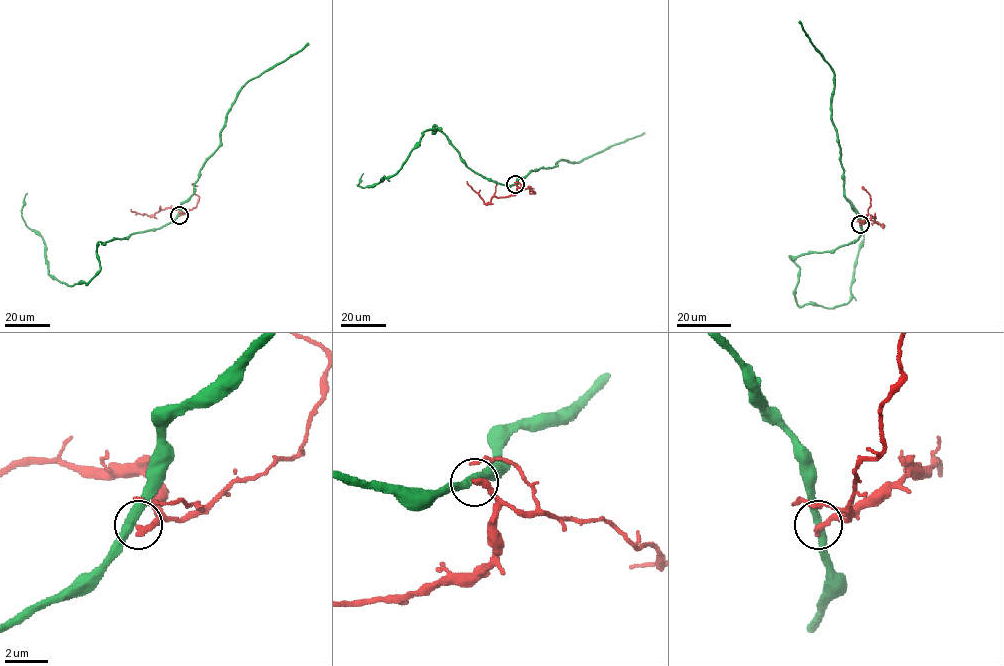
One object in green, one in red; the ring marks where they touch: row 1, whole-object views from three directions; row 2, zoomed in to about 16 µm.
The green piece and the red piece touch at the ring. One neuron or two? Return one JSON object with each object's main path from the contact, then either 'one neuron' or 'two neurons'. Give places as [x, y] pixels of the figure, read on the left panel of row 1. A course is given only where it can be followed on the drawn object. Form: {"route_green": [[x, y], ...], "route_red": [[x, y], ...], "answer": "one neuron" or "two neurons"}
{"route_green": [[178, 215], [99, 241], [100, 270], [68, 286], [49, 274], [43, 239], [22, 217], [27, 193]], "route_red": [[179, 215], [179, 209], [165, 208], [150, 216], [130, 209]], "answer": "two neurons"}

